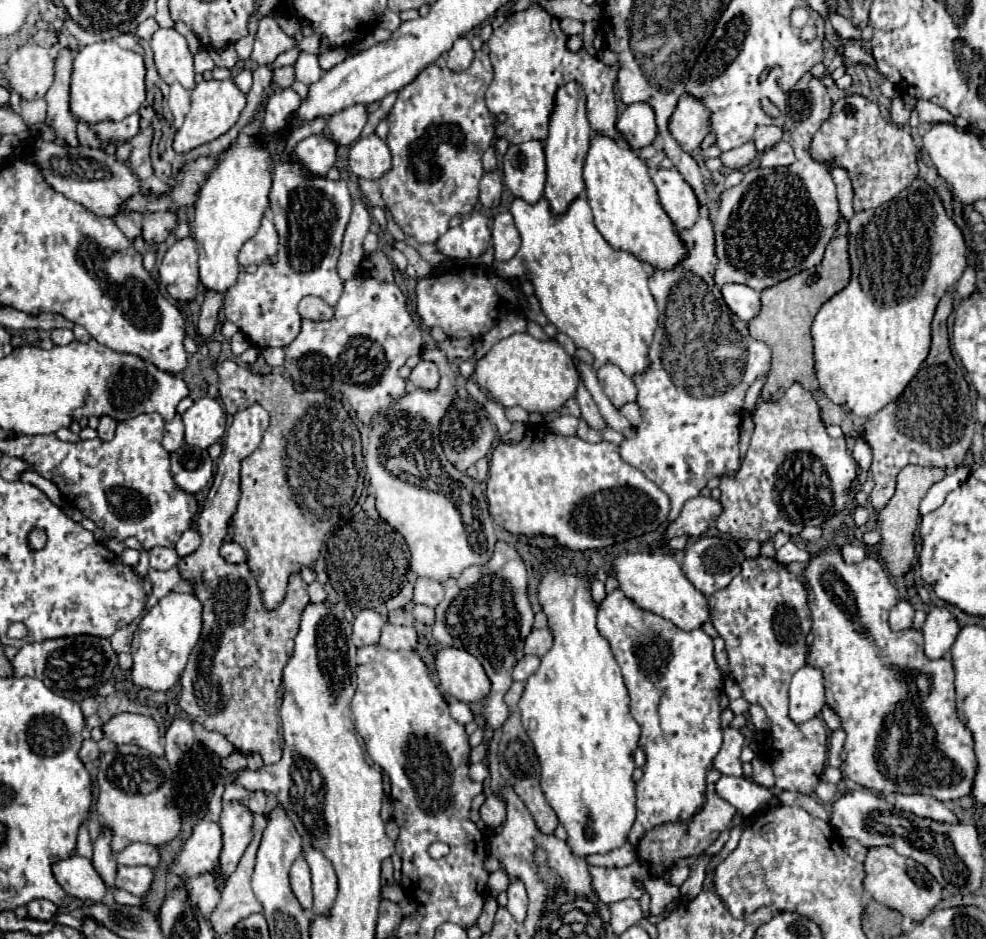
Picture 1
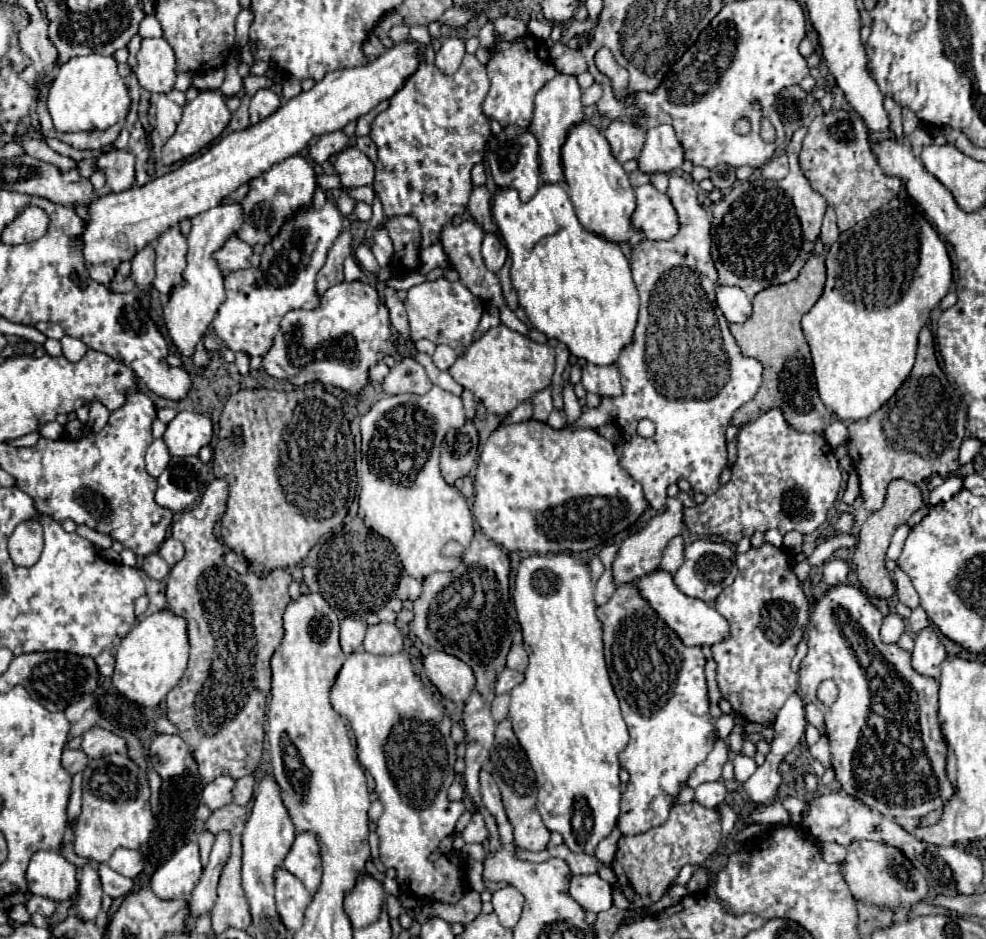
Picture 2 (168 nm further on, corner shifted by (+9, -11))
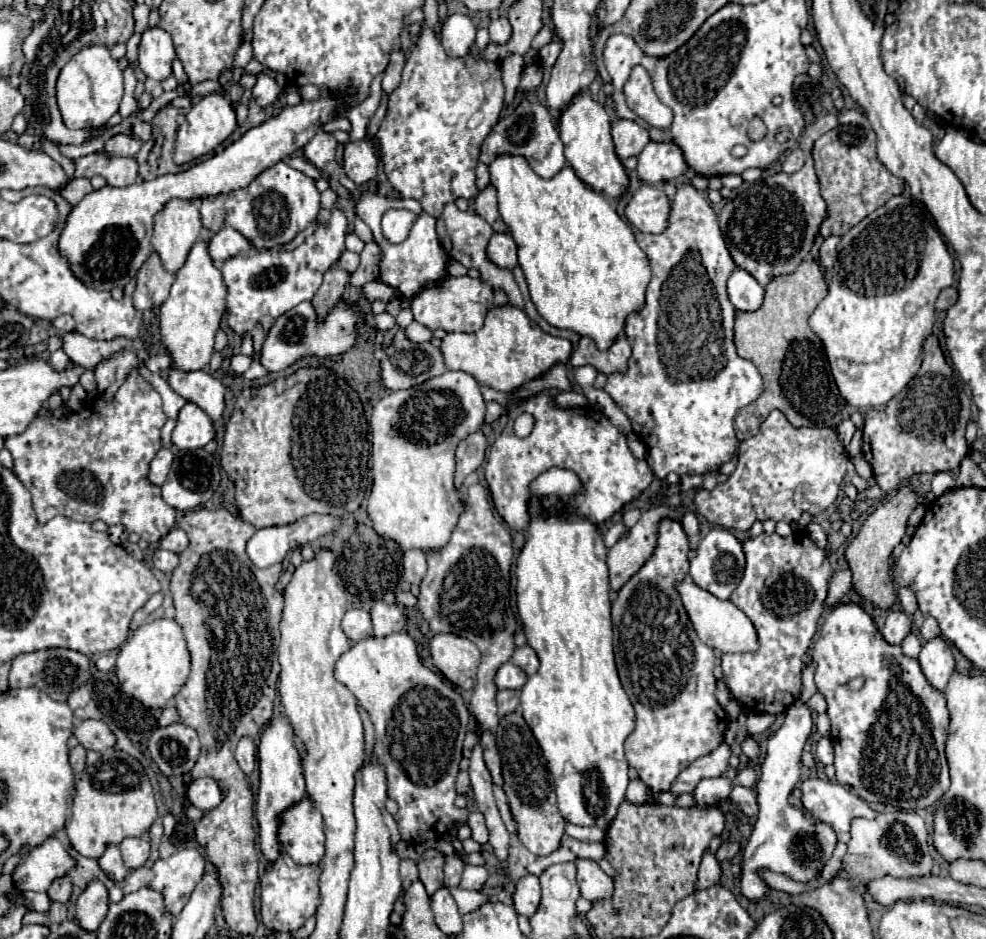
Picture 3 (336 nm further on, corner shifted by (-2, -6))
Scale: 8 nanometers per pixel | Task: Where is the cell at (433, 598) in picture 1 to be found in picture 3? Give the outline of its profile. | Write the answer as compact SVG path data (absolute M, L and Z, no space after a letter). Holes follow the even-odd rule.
M405 550L403 552L403 578L409 584L419 584L425 576L427 560L421 550Z

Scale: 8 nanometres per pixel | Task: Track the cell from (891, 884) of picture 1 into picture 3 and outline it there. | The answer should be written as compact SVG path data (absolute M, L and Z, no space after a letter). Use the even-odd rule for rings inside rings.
M909 810L879 812L875 818L853 818L851 820L851 840L847 844L847 854L843 858L843 870L855 882L869 882L869 878L881 878L893 874L895 878L919 878L927 876L933 868L933 858L927 848L927 824L923 816Z

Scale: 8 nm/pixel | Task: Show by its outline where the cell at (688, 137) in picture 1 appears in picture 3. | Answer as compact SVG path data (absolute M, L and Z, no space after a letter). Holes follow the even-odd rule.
M649 142L637 156L637 176L647 184L669 182L683 176L687 162L675 144Z

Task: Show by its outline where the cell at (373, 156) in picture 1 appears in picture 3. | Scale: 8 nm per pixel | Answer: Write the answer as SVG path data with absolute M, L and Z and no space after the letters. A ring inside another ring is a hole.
M357 140L345 144L343 154L343 170L349 180L353 180L357 186L369 182L377 176L379 160L375 156L375 148L371 140Z

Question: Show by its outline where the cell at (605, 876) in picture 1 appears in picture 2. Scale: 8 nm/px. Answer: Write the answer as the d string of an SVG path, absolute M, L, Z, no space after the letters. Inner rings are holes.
M574 875L570 879L570 895L586 911L608 911L612 907L612 885L598 875Z

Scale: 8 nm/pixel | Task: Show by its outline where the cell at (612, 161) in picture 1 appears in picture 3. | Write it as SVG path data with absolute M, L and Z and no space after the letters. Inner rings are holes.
M581 90L569 104L567 108L559 114L557 118L557 130L559 138L565 146L565 158L567 164L577 172L577 176L589 184L593 190L603 192L611 198L619 198L625 194L629 176L617 158L613 150L613 140L611 140L611 122L605 112L605 108L591 98L587 90Z

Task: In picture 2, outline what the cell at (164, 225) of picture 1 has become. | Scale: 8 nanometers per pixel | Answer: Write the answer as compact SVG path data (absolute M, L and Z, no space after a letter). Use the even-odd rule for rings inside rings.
M150 243L144 249L140 249L132 259L132 279L136 281L136 287L140 291L148 291L152 287L154 261L156 261L156 251Z

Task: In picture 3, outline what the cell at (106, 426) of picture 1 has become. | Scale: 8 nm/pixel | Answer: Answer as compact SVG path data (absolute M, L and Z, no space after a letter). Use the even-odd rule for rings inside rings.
M119 350L119 352L111 354L109 358L101 360L93 370L99 394L109 402L113 398L113 394L117 392L117 386L121 386L121 382L125 382L129 370L137 368L137 364L139 364L139 360L137 360L135 352L131 352L131 350Z

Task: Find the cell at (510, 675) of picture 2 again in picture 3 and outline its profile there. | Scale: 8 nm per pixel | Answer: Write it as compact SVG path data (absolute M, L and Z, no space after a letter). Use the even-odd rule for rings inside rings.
M511 662L501 664L499 670L497 670L497 674L495 674L495 686L499 690L507 690L507 688L519 690L519 688L523 688L525 682L527 682L527 674L521 668L513 666Z

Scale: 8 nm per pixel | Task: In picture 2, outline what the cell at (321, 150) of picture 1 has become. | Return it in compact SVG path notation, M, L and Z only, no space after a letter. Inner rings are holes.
M292 155L282 163L272 165L266 173L250 181L250 191L242 201L244 207L244 225L238 237L250 245L266 245L280 231L282 223L304 205L312 203L312 195L316 189L316 173L310 159L302 155Z

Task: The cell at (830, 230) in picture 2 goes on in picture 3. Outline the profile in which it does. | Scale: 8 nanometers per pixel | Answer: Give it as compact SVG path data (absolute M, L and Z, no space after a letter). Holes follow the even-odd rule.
M837 236L825 238L825 242L819 248L819 266L821 266L821 270L825 274L833 268L833 262L837 260L837 244L839 244L839 240L841 238L837 238Z

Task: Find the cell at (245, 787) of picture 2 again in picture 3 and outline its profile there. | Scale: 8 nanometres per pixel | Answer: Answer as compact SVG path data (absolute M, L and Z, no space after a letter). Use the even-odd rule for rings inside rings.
M243 736L237 744L235 758L237 758L237 762L239 762L239 766L245 774L251 774L253 768L255 768L255 752L257 752L255 742L249 736Z

